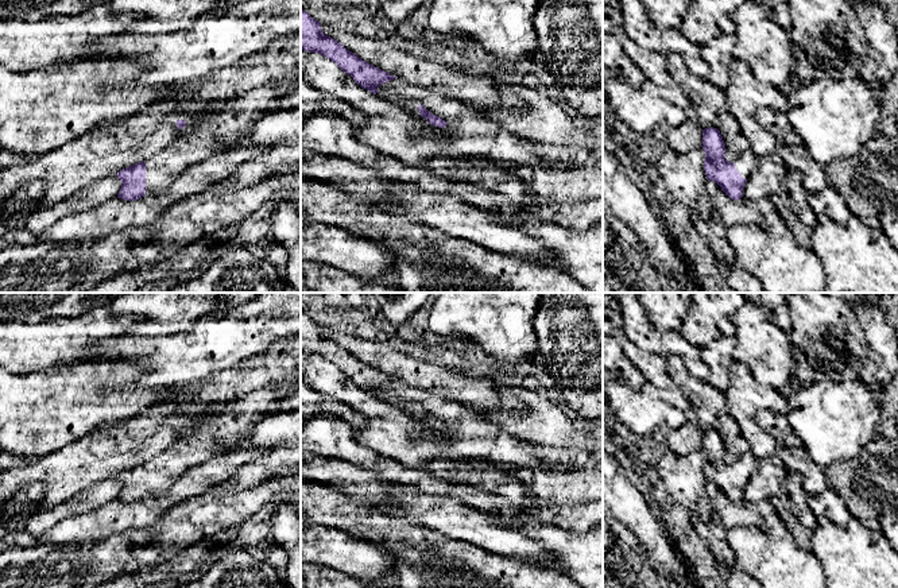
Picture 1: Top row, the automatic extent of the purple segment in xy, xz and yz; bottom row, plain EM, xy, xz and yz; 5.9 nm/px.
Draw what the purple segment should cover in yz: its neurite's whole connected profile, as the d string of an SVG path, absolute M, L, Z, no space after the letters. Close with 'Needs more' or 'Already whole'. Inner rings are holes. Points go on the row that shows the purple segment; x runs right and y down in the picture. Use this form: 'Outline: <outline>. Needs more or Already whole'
Outline: M717 128L702 129L704 170L707 179L716 182L734 201L743 197L747 178L758 165L758 156L747 150L735 162L725 159L725 143Z. Needs more

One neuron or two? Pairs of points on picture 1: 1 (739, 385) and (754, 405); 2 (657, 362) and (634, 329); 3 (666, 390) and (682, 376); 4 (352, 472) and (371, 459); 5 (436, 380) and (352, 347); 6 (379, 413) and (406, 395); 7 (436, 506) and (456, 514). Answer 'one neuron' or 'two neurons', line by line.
1: one neuron
2: two neurons
3: two neurons
4: two neurons
5: one neuron
6: two neurons
7: one neuron

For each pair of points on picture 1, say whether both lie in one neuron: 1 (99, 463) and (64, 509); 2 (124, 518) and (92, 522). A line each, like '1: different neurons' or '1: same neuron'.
1: different neurons
2: same neuron

